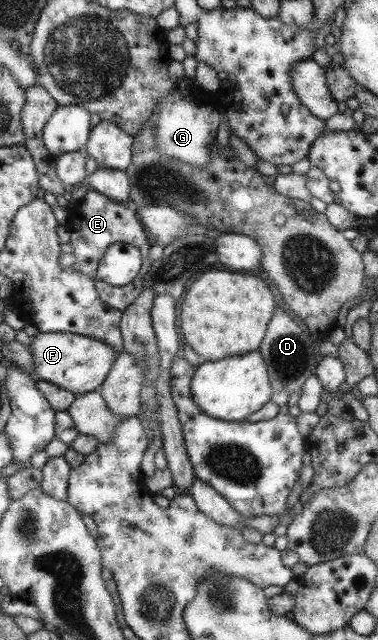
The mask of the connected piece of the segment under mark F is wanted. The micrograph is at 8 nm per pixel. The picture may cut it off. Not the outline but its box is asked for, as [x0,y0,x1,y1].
[28,332,116,396]

